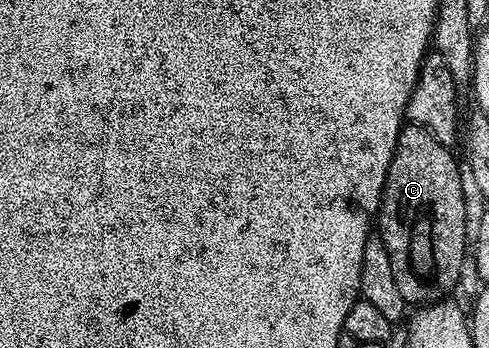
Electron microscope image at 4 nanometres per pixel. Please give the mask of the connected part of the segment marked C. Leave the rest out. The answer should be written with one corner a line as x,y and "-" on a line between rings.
405,124
396,140
396,153
388,168
384,194
380,196
378,236
386,243
394,283
398,283
398,291
402,291
408,303
436,303
447,298
451,294
448,292
459,286
464,265
466,269
466,254
470,249
470,217
468,221
464,181
460,178
460,169
452,158
452,152
449,146
434,139
434,135
430,135
430,131
421,125

